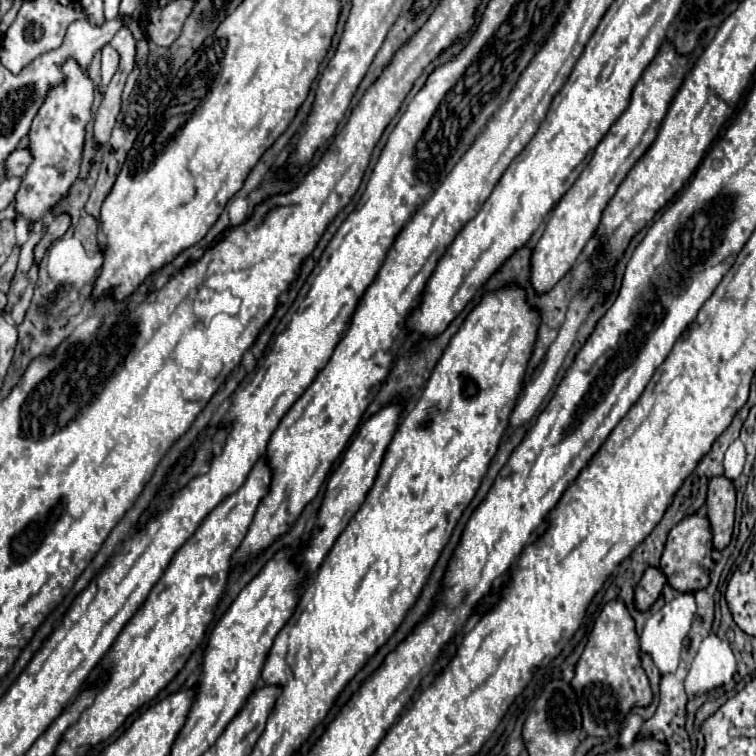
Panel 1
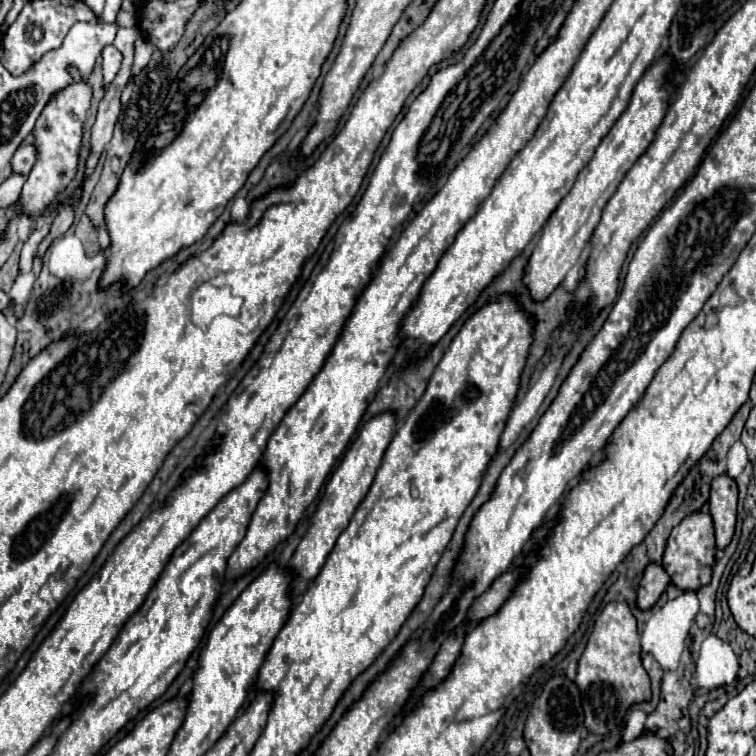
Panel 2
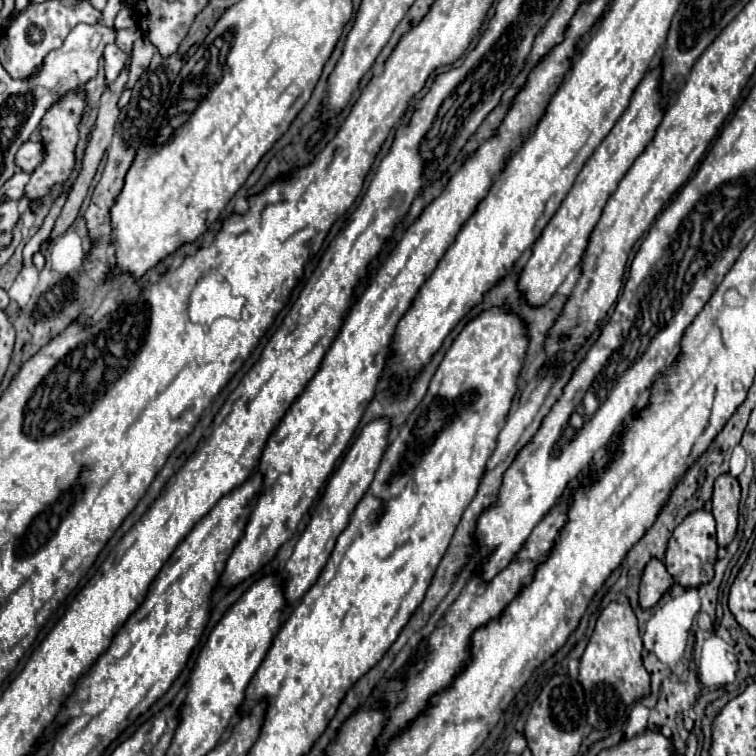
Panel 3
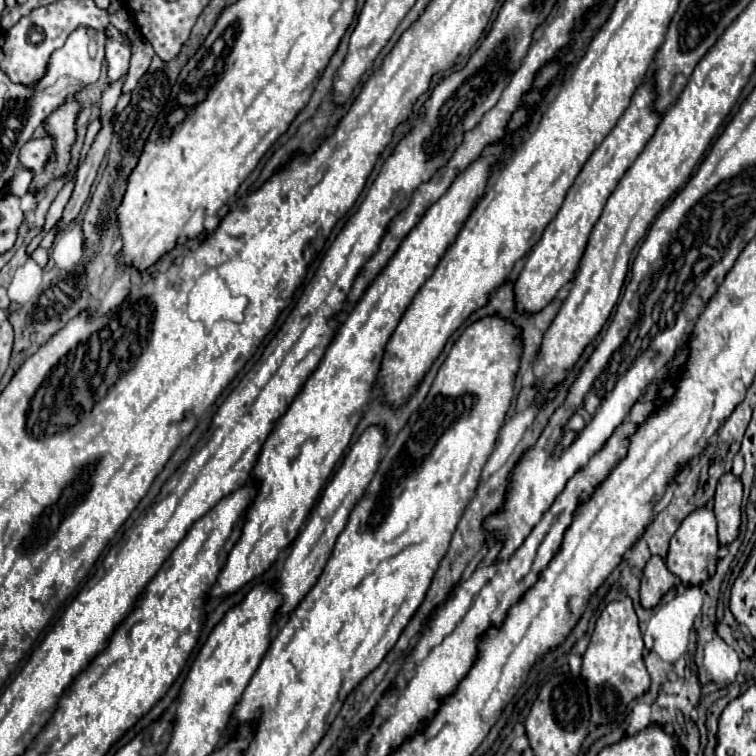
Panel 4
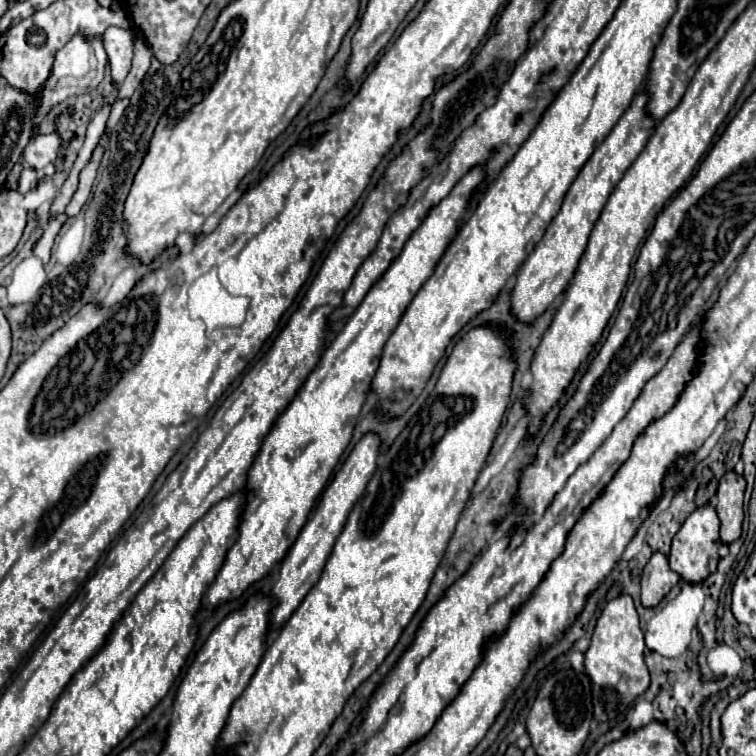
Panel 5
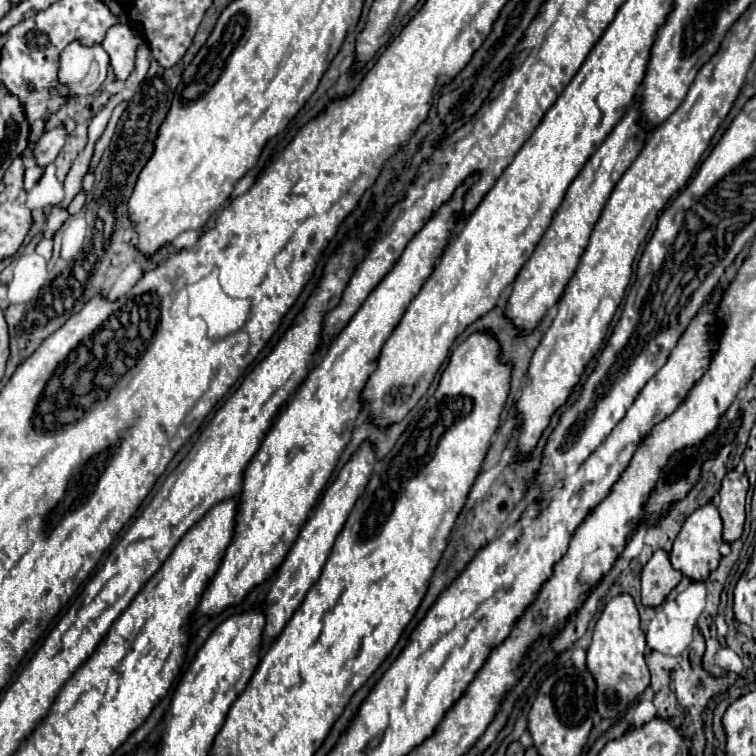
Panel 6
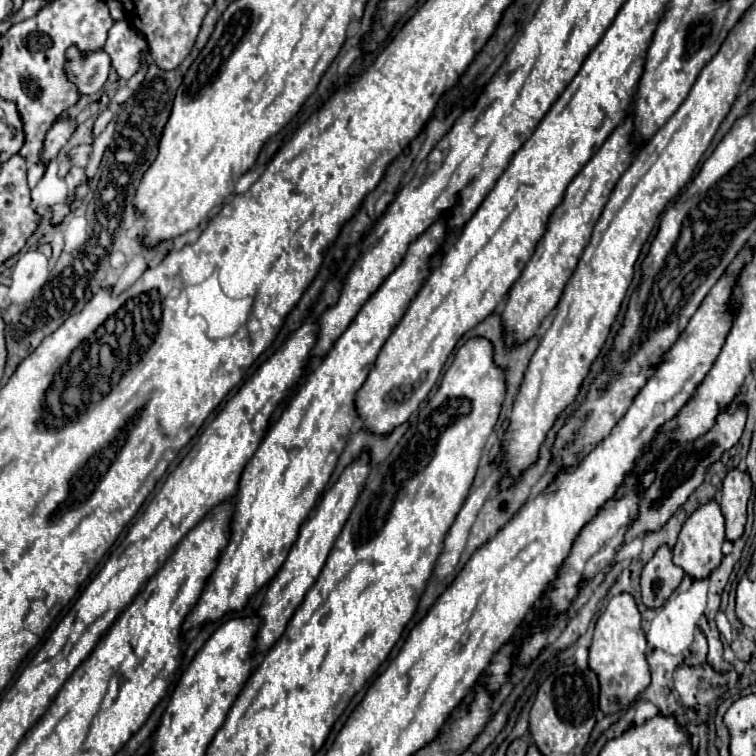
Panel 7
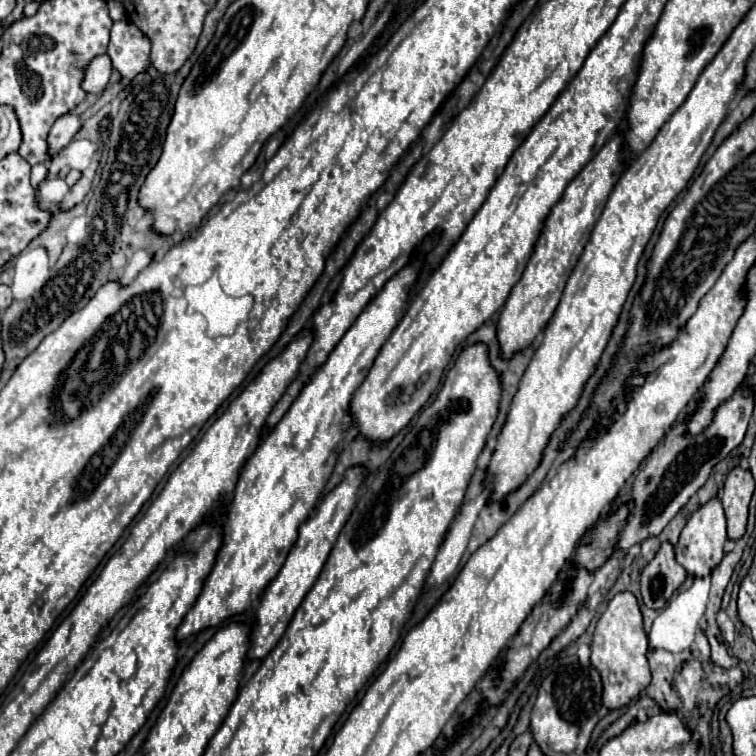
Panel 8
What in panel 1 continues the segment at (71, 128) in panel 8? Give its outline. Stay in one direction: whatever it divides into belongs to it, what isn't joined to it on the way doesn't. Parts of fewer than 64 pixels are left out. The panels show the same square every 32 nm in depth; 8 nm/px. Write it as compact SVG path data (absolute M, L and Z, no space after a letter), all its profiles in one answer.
M28 146L14 150L14 154L6 160L8 176L24 176L30 164L32 164L32 152L28 150Z

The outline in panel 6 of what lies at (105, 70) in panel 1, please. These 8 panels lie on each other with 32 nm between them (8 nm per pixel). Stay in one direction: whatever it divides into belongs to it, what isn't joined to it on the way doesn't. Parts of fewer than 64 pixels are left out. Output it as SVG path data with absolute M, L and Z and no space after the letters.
M116 24L108 30L102 46L110 56L110 66L118 80L126 80L136 68L136 50L140 44L144 40L128 24Z

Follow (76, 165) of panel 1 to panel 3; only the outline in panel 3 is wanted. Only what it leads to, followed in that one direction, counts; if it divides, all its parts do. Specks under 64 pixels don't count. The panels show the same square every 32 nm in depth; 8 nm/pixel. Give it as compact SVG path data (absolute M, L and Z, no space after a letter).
M82 88L74 90L72 94L66 94L56 106L52 106L46 116L40 122L40 130L42 130L42 140L46 142L46 156L40 164L40 168L36 168L30 176L30 182L26 186L26 196L34 200L34 206L40 204L40 198L44 194L48 194L50 186L56 182L66 182L72 166L74 166L74 148L78 142L78 124L80 118L86 110L86 98L82 96Z

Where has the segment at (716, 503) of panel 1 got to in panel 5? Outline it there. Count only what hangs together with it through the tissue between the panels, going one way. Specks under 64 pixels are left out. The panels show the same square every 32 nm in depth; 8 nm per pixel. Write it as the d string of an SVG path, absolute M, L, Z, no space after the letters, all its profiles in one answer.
M726 472L718 486L718 504L716 512L720 516L720 538L724 544L734 542L742 534L744 522L744 490L746 482L742 474Z

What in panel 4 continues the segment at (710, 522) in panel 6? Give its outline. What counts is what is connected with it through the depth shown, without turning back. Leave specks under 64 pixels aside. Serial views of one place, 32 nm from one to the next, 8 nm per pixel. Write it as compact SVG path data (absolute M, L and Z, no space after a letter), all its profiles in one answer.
M708 506L698 508L682 522L682 526L676 530L676 534L670 540L670 550L668 550L668 556L666 556L668 570L672 574L676 574L678 580L684 582L684 584L692 584L692 586L702 584L716 572L718 548L720 548L720 542L718 542L716 514Z

